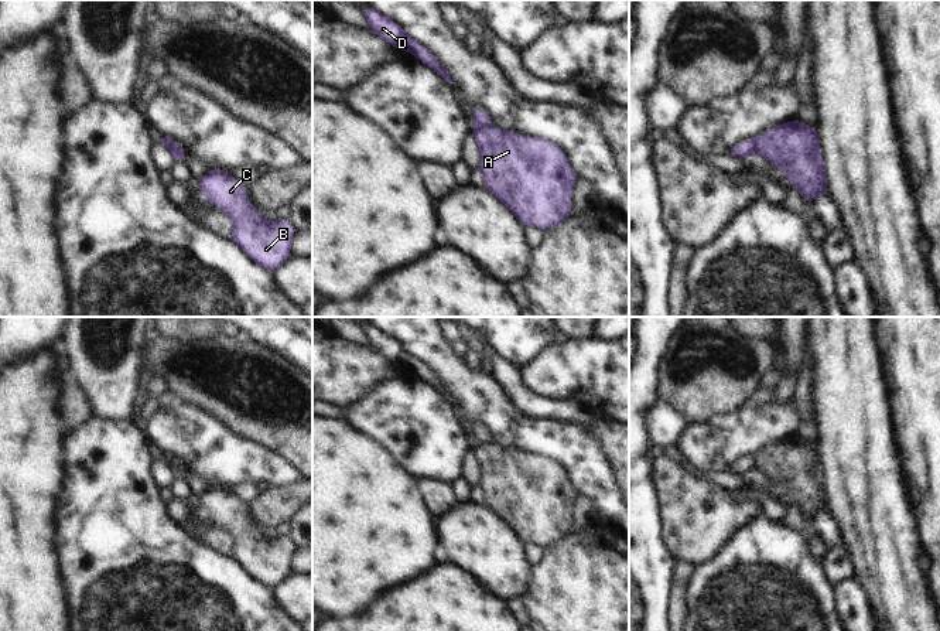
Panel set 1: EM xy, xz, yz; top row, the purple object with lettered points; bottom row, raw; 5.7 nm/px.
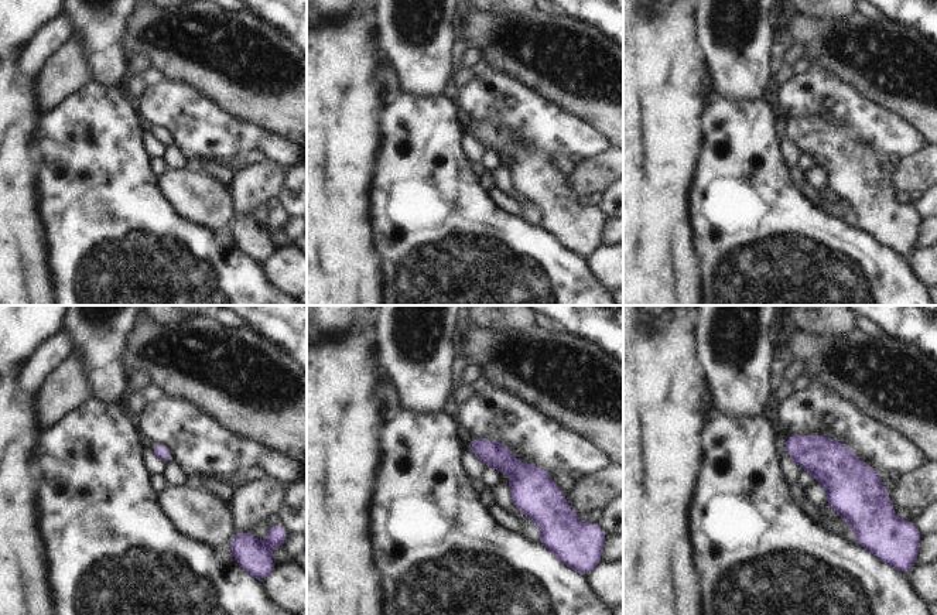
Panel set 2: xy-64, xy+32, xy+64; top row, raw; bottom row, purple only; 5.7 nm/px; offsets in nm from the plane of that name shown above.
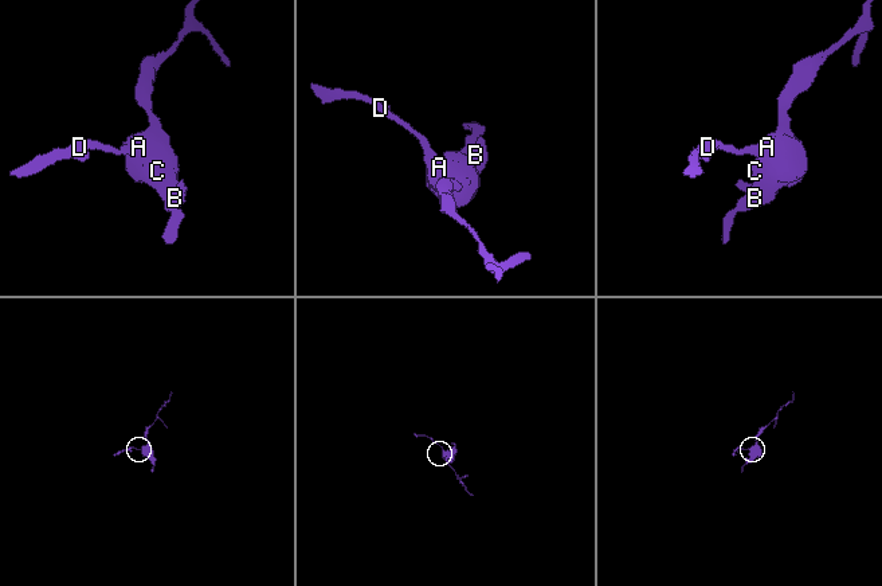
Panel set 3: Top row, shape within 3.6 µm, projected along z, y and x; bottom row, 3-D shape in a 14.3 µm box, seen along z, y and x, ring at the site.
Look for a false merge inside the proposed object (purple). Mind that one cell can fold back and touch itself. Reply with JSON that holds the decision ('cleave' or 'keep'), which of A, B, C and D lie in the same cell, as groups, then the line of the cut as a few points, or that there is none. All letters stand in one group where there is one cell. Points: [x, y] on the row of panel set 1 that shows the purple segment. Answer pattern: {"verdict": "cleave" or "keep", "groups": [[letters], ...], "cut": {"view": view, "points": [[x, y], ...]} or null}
{"verdict": "cleave", "groups": [["A", "B", "C"], ["D"]], "cut": {"view": "xy", "points": [[170, 149], [180, 149], [183, 152]]}}

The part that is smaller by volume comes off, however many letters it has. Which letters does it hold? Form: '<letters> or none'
D

